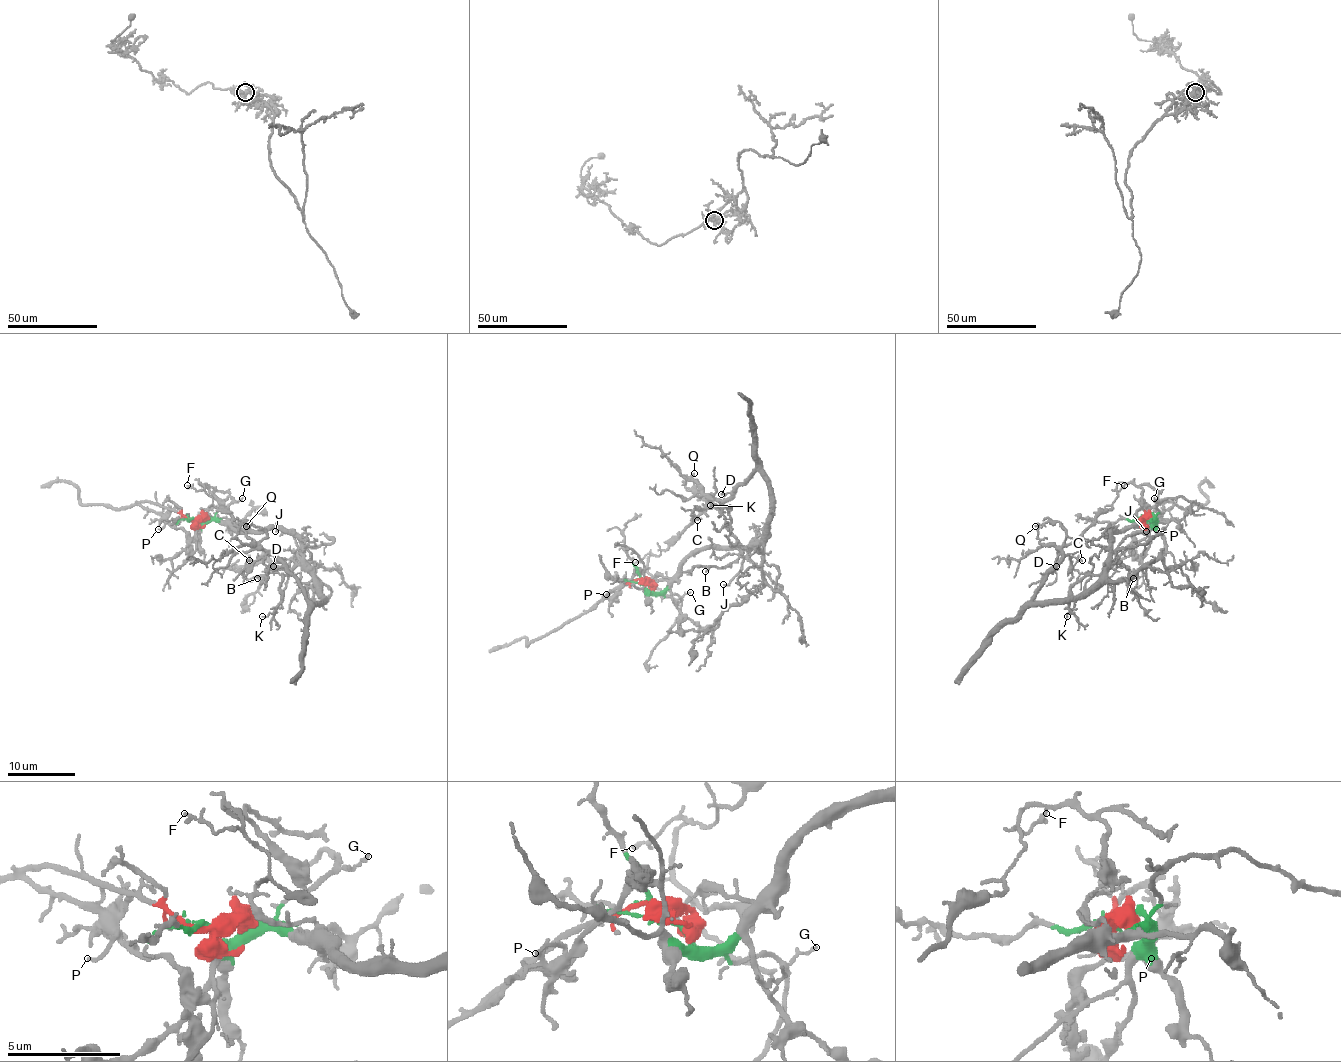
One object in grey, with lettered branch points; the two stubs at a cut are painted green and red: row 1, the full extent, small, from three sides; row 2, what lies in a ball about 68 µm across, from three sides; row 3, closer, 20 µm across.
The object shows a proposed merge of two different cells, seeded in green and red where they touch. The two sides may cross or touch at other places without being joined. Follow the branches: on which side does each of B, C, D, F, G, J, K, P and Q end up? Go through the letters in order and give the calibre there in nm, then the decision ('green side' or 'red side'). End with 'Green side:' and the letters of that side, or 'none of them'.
B: 120 nm thick; green side
C: 140 nm thick; green side
D: 130 nm thick; green side
F: 120 nm thick; green side
G: 110 nm thick; green side
J: 110 nm thick; green side
K: 100 nm thick; green side
P: 130 nm thick; red side
Q: 90 nm thick; green side
Green side: B, C, D, F, G, J, K, Q

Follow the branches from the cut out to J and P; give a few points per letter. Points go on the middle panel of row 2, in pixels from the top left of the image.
J: (646, 585), (655, 591), (662, 591), (685, 559), (711, 547), (750, 551), (740, 571), (728, 585), (723, 585)
P: (646, 585), (641, 580), (634, 580), (616, 590), (616, 597), (612, 591), (606, 593)

